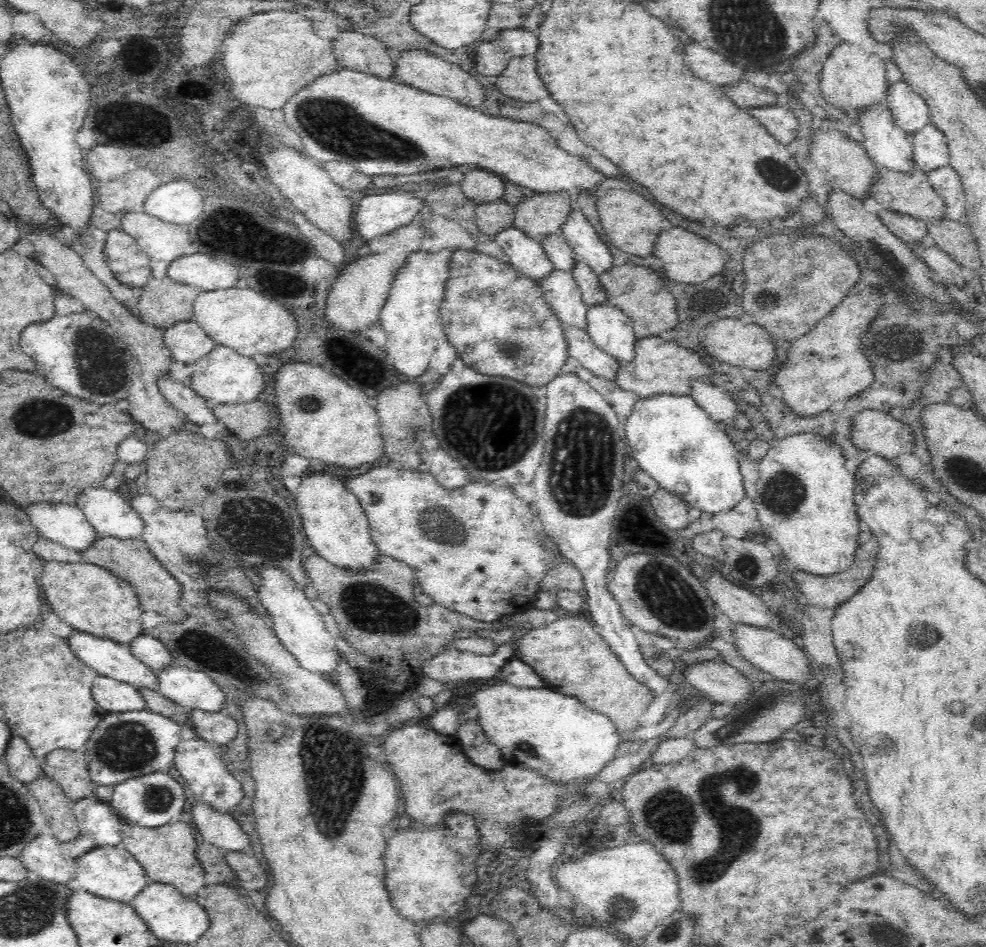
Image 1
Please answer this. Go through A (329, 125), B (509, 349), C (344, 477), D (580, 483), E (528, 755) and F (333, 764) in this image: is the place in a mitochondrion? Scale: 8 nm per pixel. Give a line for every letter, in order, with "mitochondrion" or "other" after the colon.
A: mitochondrion
B: mitochondrion
C: other
D: mitochondrion
E: mitochondrion
F: mitochondrion

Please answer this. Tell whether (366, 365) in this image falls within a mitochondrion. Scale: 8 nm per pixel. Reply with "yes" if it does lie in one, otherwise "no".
no

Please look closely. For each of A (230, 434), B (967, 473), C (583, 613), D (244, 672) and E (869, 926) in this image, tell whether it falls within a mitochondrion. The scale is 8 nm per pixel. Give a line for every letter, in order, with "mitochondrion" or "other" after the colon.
A: other
B: mitochondrion
C: other
D: mitochondrion
E: mitochondrion

